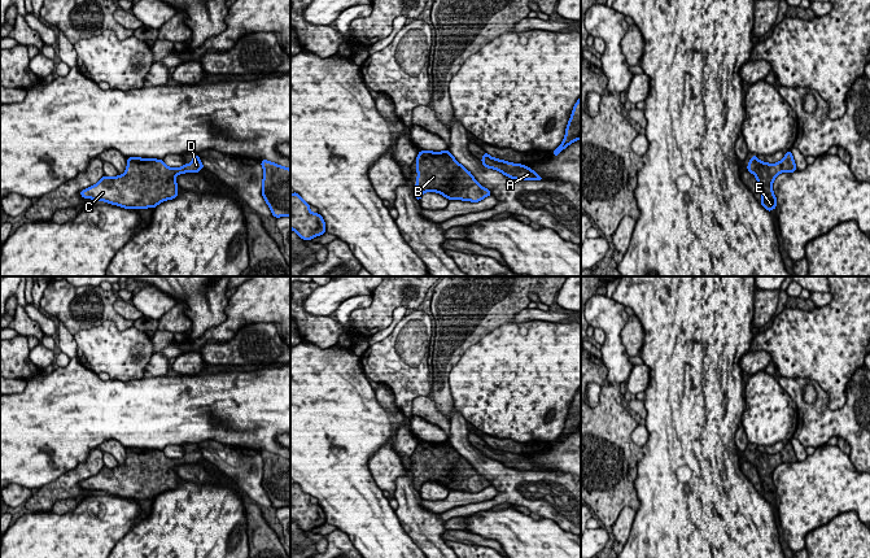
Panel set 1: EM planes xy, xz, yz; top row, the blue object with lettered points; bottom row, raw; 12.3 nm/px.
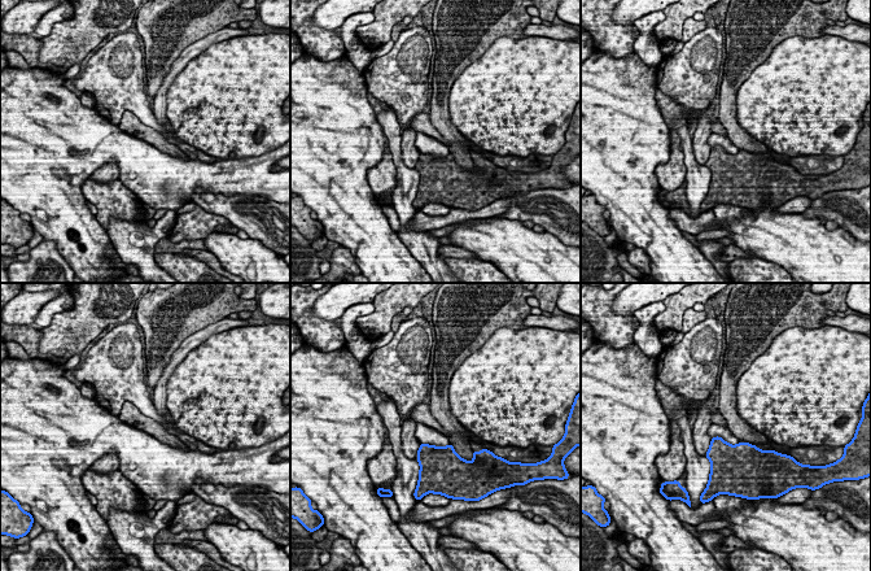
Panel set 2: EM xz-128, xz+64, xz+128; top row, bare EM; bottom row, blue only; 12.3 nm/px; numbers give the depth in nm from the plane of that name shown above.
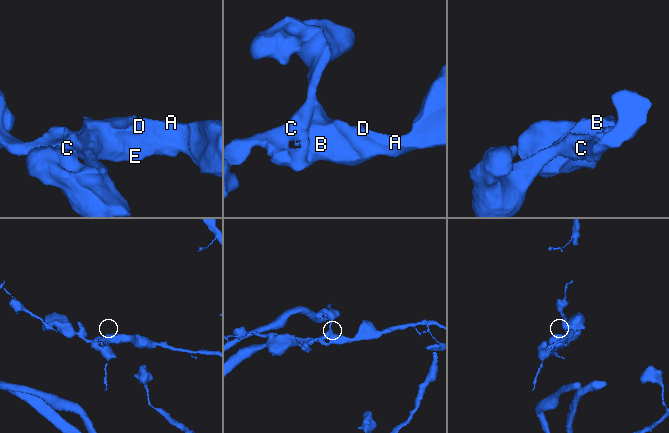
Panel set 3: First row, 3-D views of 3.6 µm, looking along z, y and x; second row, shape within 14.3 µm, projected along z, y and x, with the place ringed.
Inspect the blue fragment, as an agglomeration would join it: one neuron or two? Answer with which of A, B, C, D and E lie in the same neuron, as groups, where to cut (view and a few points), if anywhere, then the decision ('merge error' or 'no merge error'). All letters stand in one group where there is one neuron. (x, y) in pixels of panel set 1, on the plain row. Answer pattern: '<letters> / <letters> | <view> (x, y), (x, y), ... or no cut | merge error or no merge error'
A B C D E | no cut | no merge error

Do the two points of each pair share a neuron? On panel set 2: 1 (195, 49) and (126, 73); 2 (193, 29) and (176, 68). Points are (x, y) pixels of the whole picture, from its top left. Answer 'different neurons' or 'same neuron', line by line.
1: different neurons
2: different neurons

